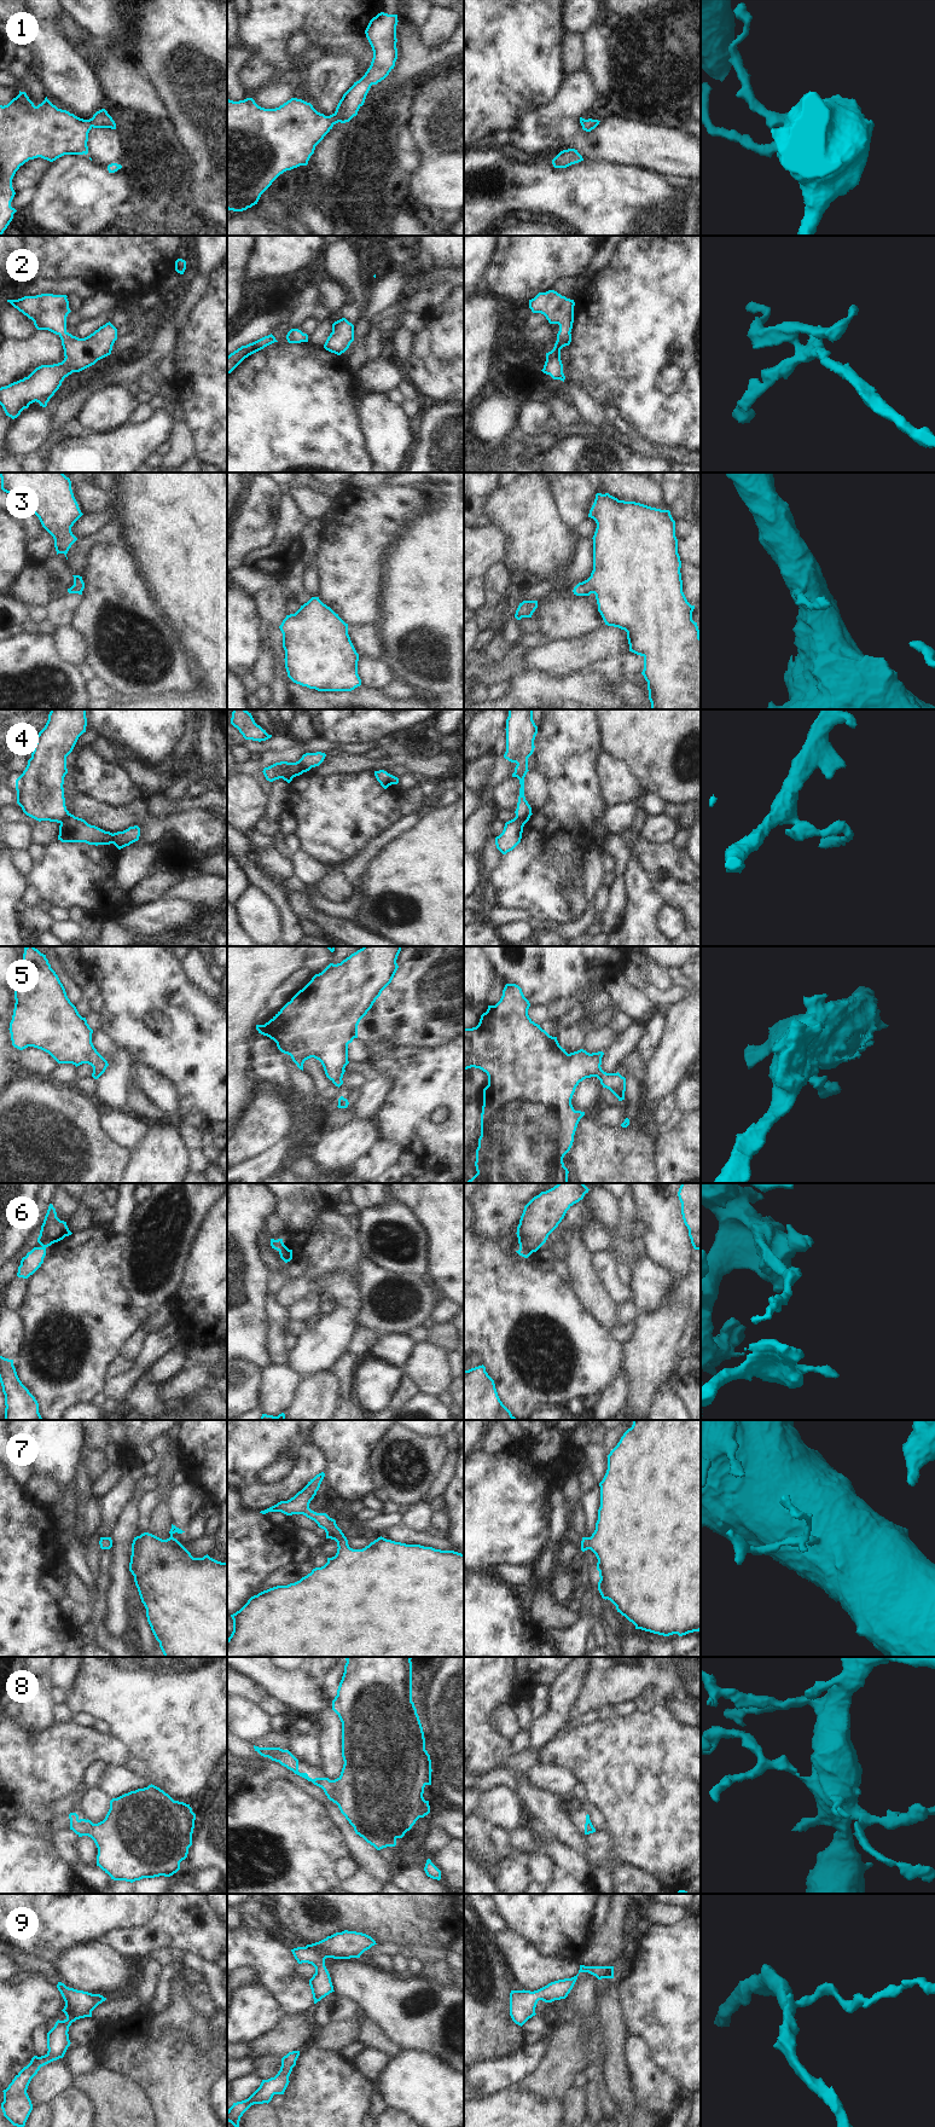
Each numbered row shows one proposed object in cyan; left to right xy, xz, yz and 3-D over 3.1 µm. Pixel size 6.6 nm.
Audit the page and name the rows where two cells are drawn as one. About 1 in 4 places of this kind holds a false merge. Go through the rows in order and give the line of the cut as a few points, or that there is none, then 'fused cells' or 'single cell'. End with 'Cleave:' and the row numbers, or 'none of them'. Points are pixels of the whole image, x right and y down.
1: no cut | single cell
2: no cut | single cell
3: no cut | single cell
4: xy (70, 813), (59, 822) | fused cells
5: no cut | single cell
6: no cut | single cell
7: no cut | single cell
8: no cut | single cell
9: no cut | single cell
Cleave: 4

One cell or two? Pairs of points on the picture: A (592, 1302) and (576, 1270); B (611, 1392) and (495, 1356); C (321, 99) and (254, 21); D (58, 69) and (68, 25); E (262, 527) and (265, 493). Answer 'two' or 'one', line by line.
A: one
B: two
C: two
D: two
E: one

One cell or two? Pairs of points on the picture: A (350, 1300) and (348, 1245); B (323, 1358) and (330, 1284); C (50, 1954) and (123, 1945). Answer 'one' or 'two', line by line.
A: two
B: one
C: two

